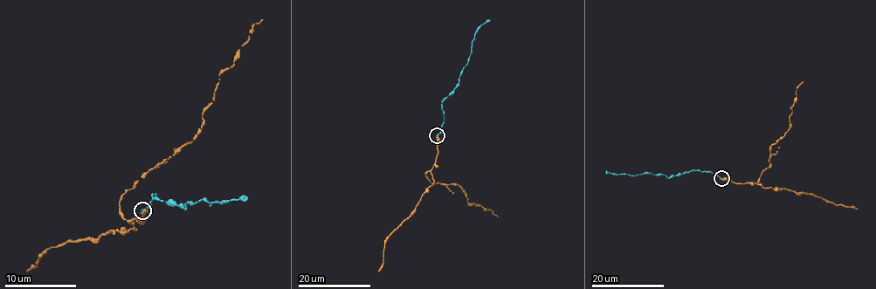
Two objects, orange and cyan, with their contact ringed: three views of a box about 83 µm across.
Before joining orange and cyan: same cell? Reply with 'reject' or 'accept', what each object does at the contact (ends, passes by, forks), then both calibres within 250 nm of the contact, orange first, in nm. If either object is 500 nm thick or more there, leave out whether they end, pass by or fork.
accept; orange ends; cyan ends; calibres 380 and 170 nm

